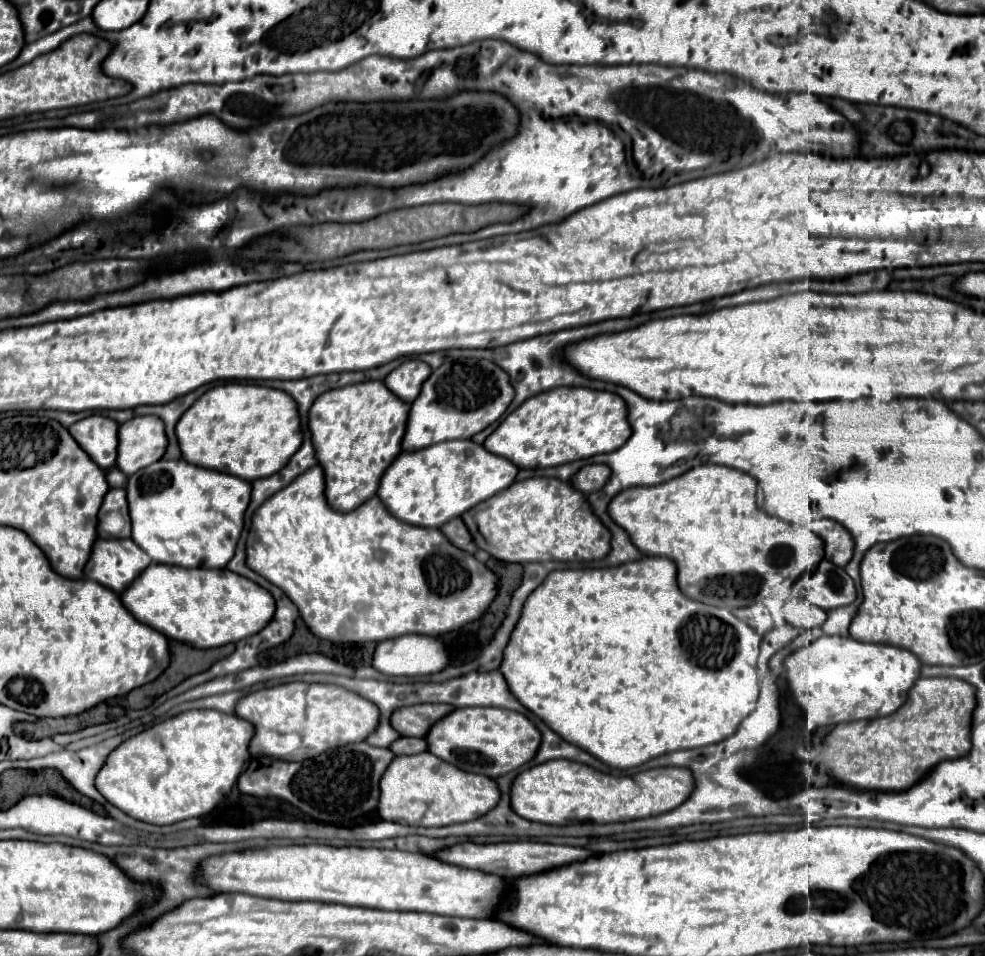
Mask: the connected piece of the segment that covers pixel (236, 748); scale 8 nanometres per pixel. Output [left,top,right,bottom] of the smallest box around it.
[96,710,254,824]

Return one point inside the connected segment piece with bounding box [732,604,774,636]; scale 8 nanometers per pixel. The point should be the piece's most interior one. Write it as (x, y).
(757, 616)

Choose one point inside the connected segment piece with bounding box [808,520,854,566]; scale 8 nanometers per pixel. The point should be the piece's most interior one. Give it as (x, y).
(837, 540)

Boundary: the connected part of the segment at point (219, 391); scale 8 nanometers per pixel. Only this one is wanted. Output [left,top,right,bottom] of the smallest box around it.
[176,384,302,482]

